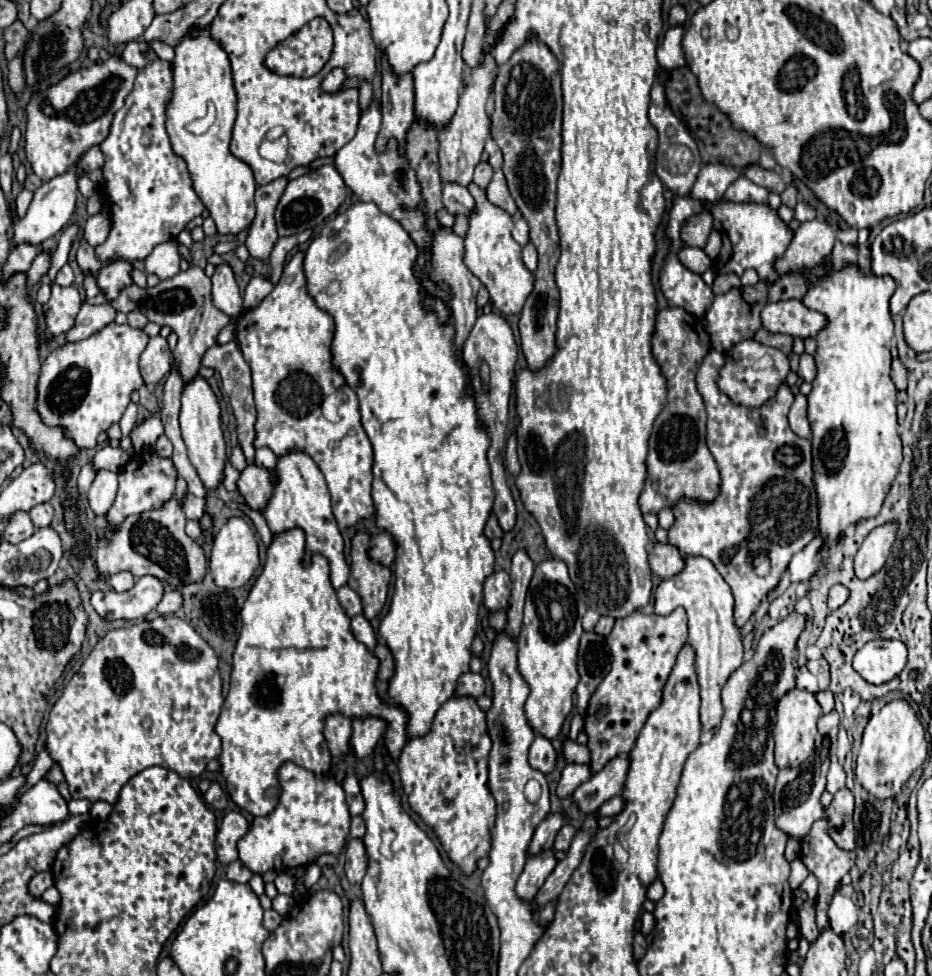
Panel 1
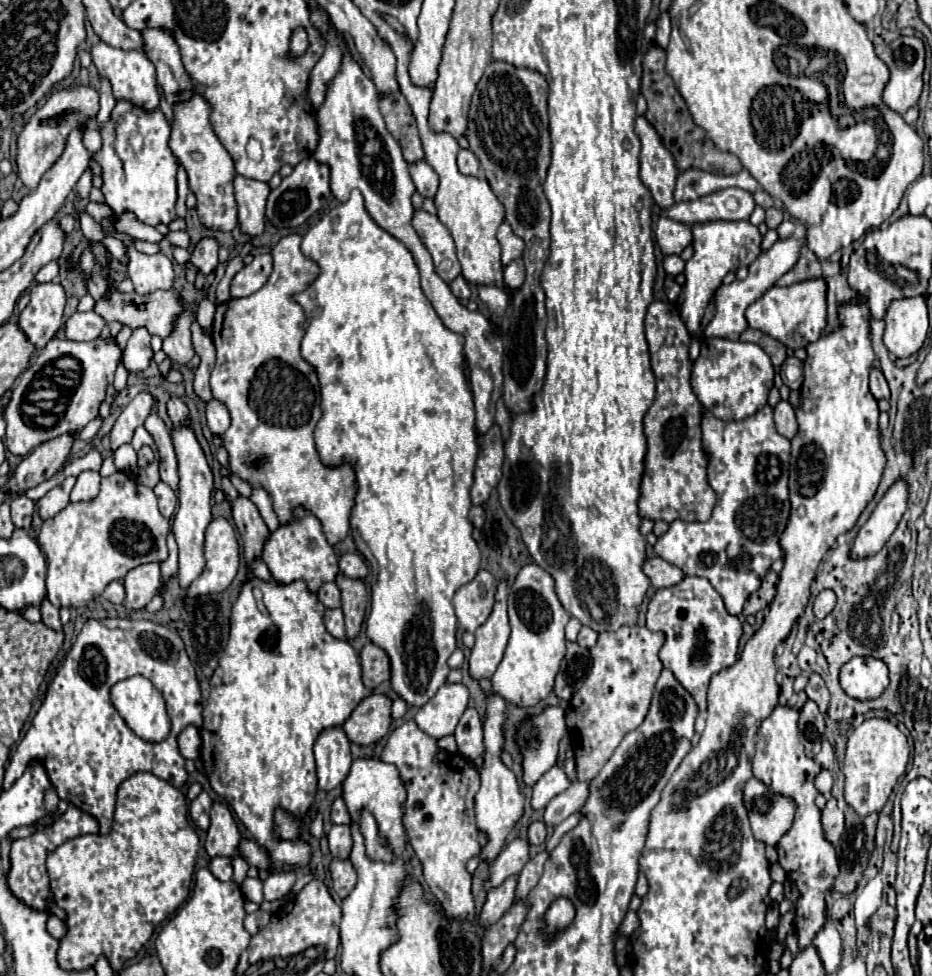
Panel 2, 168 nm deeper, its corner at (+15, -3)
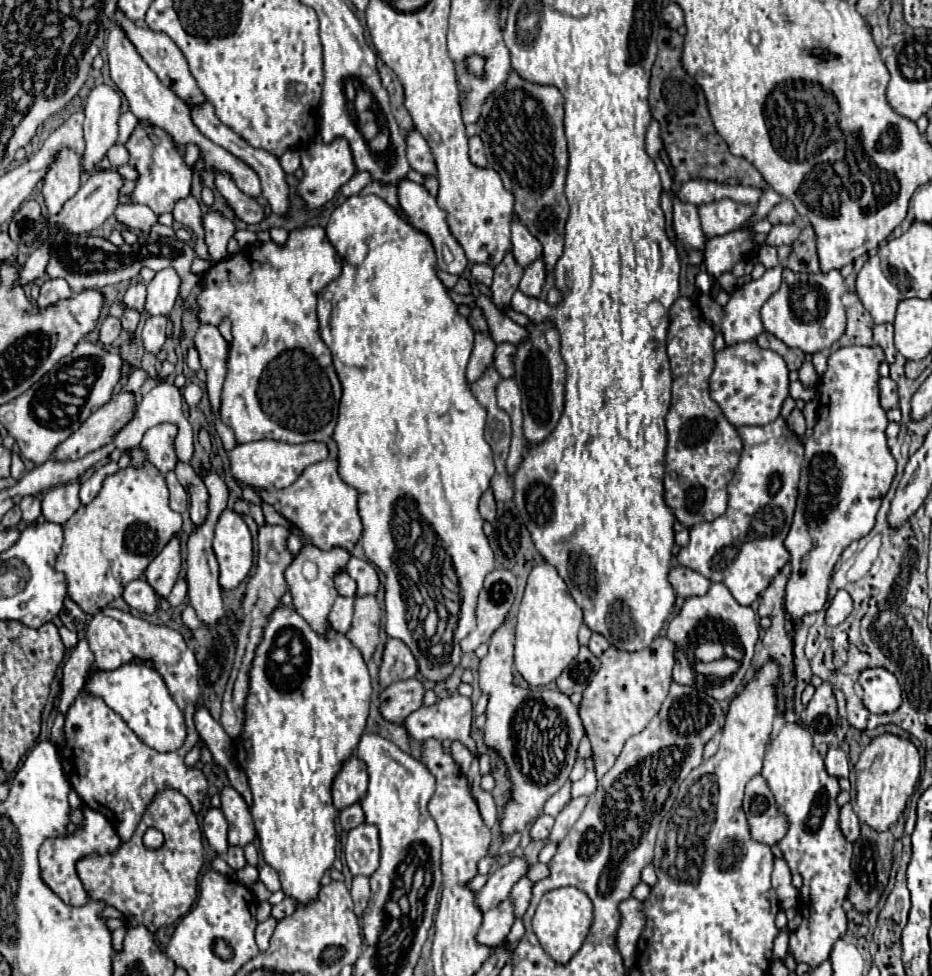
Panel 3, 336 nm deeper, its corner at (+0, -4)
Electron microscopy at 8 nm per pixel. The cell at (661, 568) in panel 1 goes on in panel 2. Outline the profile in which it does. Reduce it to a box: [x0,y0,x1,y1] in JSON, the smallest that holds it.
[642,555,684,589]

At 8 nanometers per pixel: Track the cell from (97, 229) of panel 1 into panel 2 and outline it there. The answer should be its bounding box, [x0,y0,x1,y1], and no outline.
[100,237,126,263]

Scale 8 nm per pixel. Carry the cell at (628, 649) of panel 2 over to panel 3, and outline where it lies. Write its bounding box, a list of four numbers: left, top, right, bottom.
[579,636,675,778]

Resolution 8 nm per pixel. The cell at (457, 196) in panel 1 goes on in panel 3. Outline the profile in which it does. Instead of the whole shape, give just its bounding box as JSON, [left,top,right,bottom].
[405,130,435,176]

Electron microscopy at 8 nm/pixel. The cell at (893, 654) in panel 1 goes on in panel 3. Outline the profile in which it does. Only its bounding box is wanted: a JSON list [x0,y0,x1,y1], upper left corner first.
[859,668,901,714]

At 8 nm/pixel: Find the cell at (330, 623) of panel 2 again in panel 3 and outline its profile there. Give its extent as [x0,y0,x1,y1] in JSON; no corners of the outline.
[329,596,355,634]

